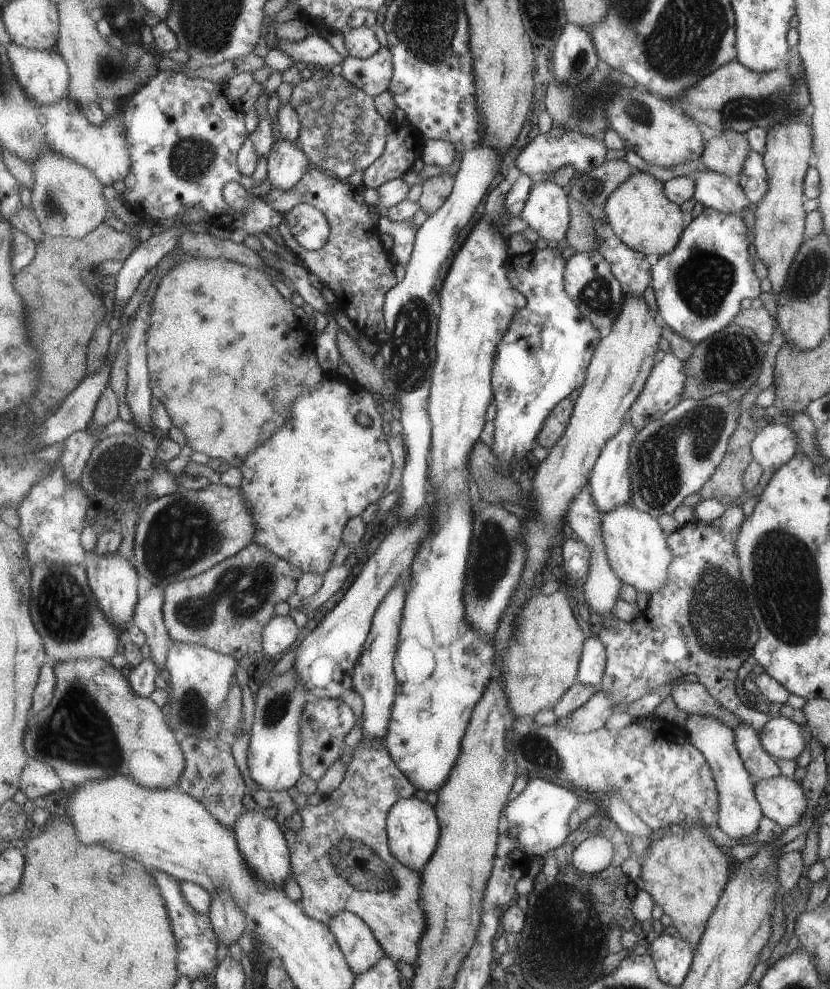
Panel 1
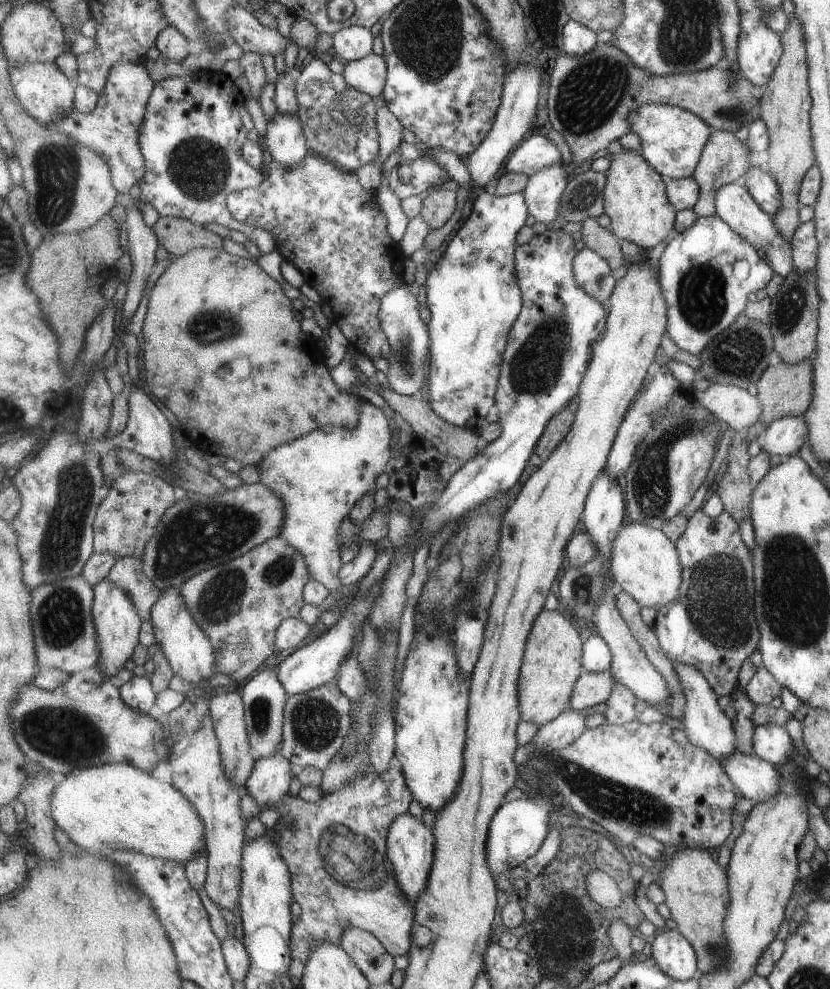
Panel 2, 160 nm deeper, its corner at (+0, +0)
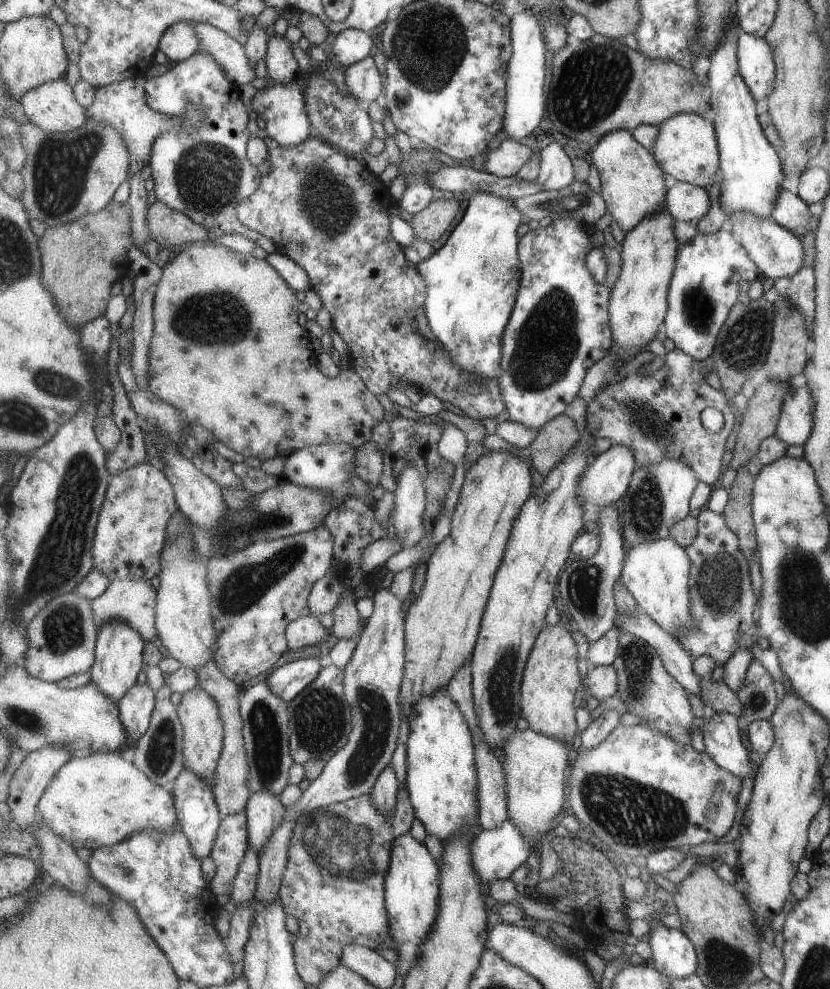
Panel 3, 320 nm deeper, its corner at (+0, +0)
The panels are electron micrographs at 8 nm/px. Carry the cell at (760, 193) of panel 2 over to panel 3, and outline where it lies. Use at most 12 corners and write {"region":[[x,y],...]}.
{"region":[[787,190],[777,195],[771,222],[794,236],[811,231],[808,205]]}

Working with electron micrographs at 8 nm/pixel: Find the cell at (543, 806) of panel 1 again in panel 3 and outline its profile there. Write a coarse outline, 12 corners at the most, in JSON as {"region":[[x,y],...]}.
{"region":[[511,818],[481,830],[472,861],[487,886],[531,856],[532,845]]}

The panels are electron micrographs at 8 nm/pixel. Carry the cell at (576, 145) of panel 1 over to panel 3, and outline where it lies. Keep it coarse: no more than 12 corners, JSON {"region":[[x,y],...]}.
{"region":[[506,137],[488,154],[484,170],[515,176],[531,155],[527,144]]}

